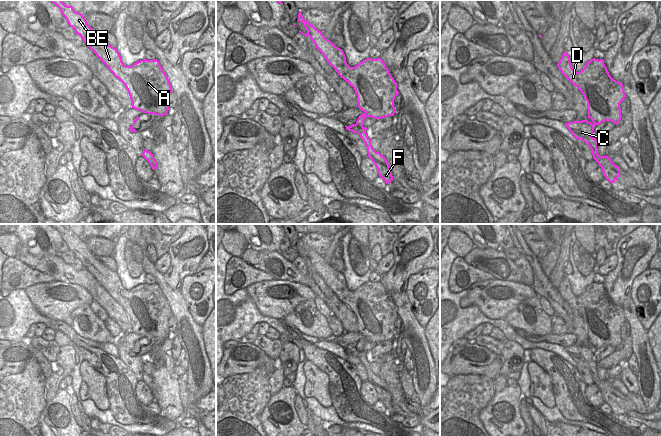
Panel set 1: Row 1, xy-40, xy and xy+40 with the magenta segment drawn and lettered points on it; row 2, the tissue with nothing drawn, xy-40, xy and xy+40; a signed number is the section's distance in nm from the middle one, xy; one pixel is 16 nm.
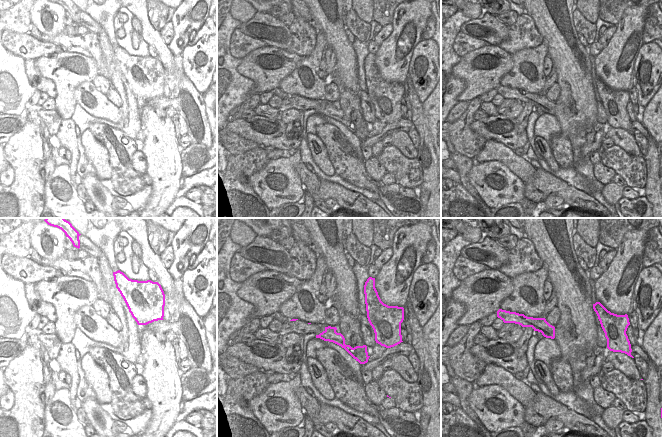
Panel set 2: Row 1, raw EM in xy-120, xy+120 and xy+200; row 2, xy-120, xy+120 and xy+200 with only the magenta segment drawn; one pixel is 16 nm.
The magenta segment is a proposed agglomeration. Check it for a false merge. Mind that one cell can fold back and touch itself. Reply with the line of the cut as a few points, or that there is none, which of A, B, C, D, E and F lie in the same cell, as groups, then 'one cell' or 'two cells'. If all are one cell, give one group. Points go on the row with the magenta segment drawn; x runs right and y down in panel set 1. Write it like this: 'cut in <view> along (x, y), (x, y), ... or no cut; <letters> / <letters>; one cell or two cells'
cut in xy along (364, 113), (369, 116); A B D E / C F; two cells

